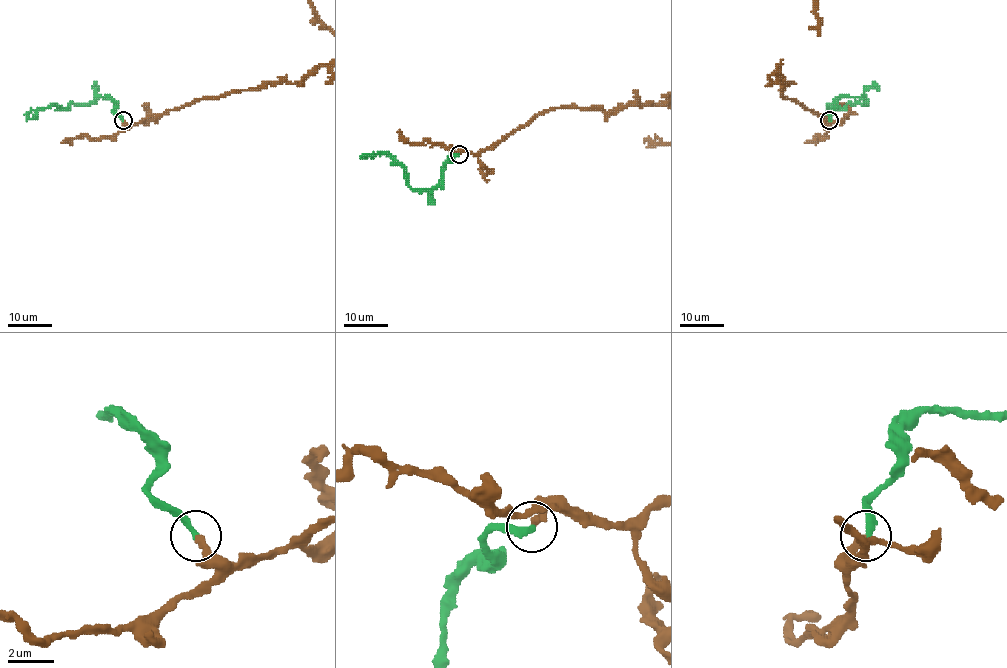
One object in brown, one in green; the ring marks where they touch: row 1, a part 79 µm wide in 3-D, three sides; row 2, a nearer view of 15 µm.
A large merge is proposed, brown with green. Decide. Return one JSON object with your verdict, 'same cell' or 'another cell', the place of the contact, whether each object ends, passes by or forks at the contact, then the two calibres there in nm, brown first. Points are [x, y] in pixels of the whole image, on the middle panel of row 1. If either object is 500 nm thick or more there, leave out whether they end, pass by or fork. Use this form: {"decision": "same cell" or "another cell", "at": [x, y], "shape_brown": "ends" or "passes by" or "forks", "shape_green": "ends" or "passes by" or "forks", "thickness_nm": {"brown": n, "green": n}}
{"decision": "same cell", "at": [459, 154], "shape_brown": "ends", "shape_green": "ends", "thickness_nm": {"brown": 320, "green": 280}}

